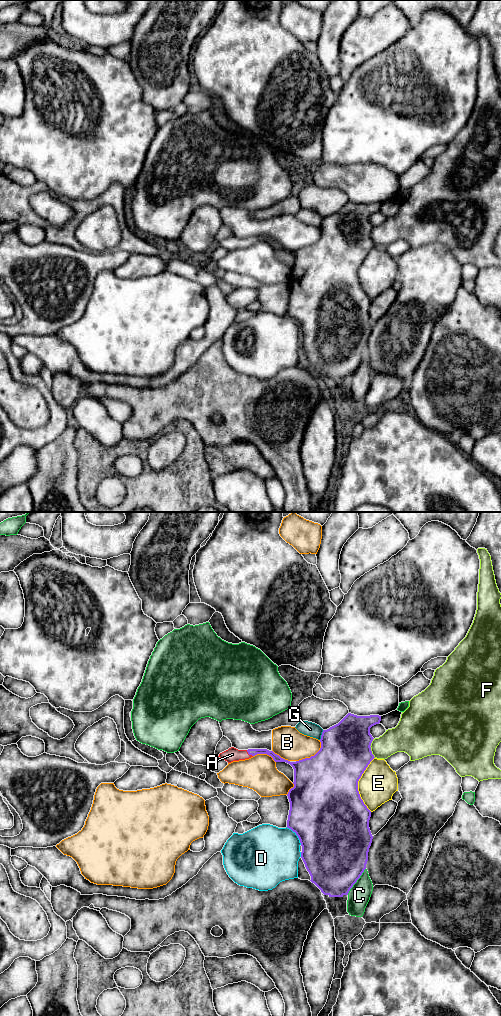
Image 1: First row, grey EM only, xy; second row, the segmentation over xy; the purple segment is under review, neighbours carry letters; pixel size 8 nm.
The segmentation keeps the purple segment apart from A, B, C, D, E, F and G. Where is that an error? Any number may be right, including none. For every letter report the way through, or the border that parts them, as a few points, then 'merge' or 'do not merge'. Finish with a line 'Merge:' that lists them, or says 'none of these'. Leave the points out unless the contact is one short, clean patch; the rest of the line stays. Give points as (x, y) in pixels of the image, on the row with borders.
A: across xy (253, 752), (249, 754), (232, 754) | merge
B: do not merge
C: do not merge
D: do not merge
E: do not merge
F: do not merge
G: do not merge
Merge: A

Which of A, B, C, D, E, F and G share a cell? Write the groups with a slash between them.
A / B / C / D / E / F / G

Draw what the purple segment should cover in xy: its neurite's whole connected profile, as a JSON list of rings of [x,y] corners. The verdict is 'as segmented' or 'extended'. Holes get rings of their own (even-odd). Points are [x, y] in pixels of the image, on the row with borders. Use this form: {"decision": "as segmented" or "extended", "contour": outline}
{"decision": "extended", "contour": [[[348,713],[338,724],[323,730],[321,735],[321,748],[310,758],[290,762],[281,758],[273,751],[267,749],[238,750],[234,747],[219,754],[218,757],[231,763],[233,761],[249,759],[257,754],[267,754],[275,762],[286,762],[294,769],[294,787],[287,794],[290,810],[287,828],[298,836],[301,846],[301,858],[314,883],[324,895],[329,897],[343,897],[348,895],[350,889],[360,878],[368,861],[368,852],[373,836],[369,828],[371,811],[364,804],[358,791],[358,781],[362,774],[375,758],[371,751],[373,737],[370,728],[381,721],[381,716],[357,716]]]}

